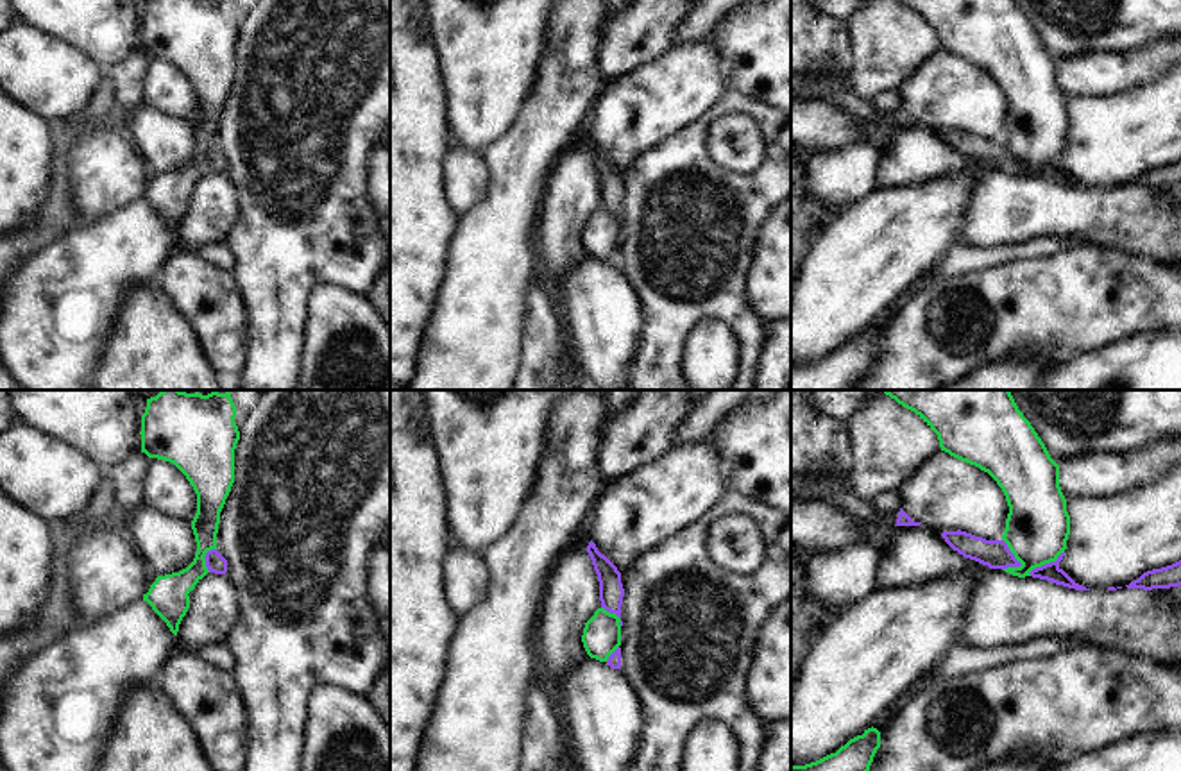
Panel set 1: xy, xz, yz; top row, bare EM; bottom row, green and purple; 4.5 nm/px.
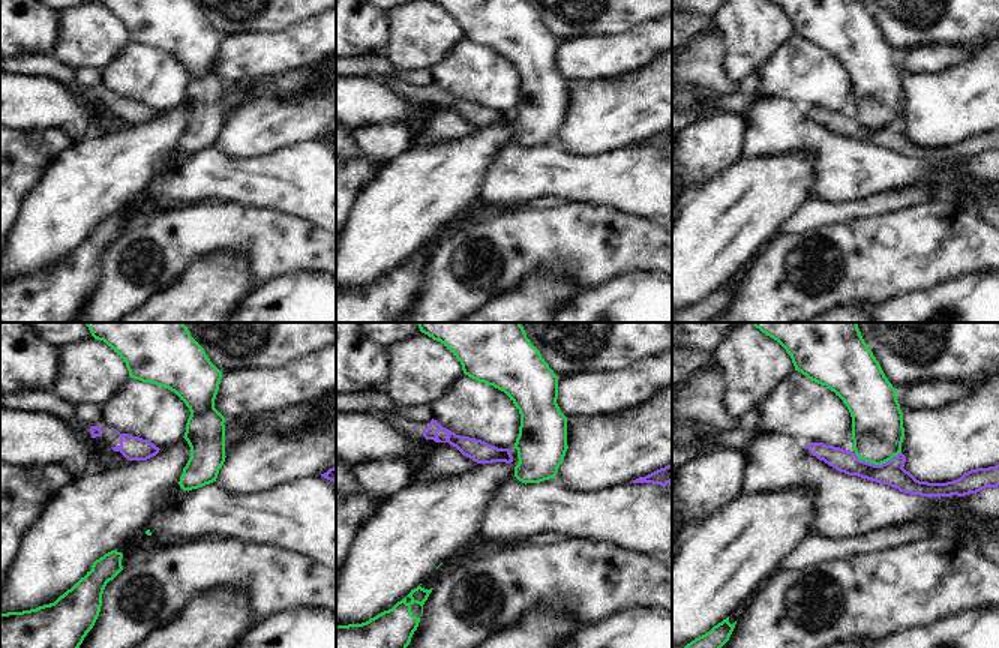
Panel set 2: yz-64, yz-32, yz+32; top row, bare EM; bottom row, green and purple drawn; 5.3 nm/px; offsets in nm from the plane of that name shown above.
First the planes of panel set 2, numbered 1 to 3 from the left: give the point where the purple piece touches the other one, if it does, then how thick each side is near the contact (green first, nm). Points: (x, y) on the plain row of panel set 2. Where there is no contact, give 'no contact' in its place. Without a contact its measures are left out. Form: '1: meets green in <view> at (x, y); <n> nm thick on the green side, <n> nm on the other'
1: no contact
2: no contact
3: meets green in yz+32 at (876, 128); 280 nm thick on the green side, 140 nm on the other

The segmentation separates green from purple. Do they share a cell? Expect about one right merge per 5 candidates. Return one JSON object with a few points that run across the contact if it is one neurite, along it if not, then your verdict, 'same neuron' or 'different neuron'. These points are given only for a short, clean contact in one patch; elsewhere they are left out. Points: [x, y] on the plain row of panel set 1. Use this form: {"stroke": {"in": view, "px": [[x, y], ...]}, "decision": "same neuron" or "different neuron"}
{"stroke": {"in": "yz", "px": [[1002, 138], [1020, 163], [1019, 167]]}, "decision": "different neuron"}

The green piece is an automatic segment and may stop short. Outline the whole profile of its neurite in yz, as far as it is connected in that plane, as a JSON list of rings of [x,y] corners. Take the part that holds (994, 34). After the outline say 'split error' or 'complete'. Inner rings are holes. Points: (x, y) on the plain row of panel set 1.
[[[896,0],[904,7],[914,11],[936,34],[941,50],[950,55],[979,66],[988,72],[1002,88],[1009,113],[1002,140],[1009,150],[1022,163],[1020,166],[1007,166],[1006,172],[1025,177],[1036,166],[1056,161],[1066,148],[1070,134],[1070,114],[1066,111],[1066,98],[1059,86],[1059,64],[1050,57],[1045,43],[1031,25],[1031,21],[1018,9],[1015,0]]]; complete

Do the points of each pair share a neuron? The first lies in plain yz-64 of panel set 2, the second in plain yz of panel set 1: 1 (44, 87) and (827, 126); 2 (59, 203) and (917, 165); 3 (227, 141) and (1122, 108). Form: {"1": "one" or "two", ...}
{"1": "one", "2": "two", "3": "one"}

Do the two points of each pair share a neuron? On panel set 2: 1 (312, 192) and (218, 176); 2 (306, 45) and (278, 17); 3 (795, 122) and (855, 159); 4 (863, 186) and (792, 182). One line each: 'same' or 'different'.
1: same
2: different
3: same
4: different

